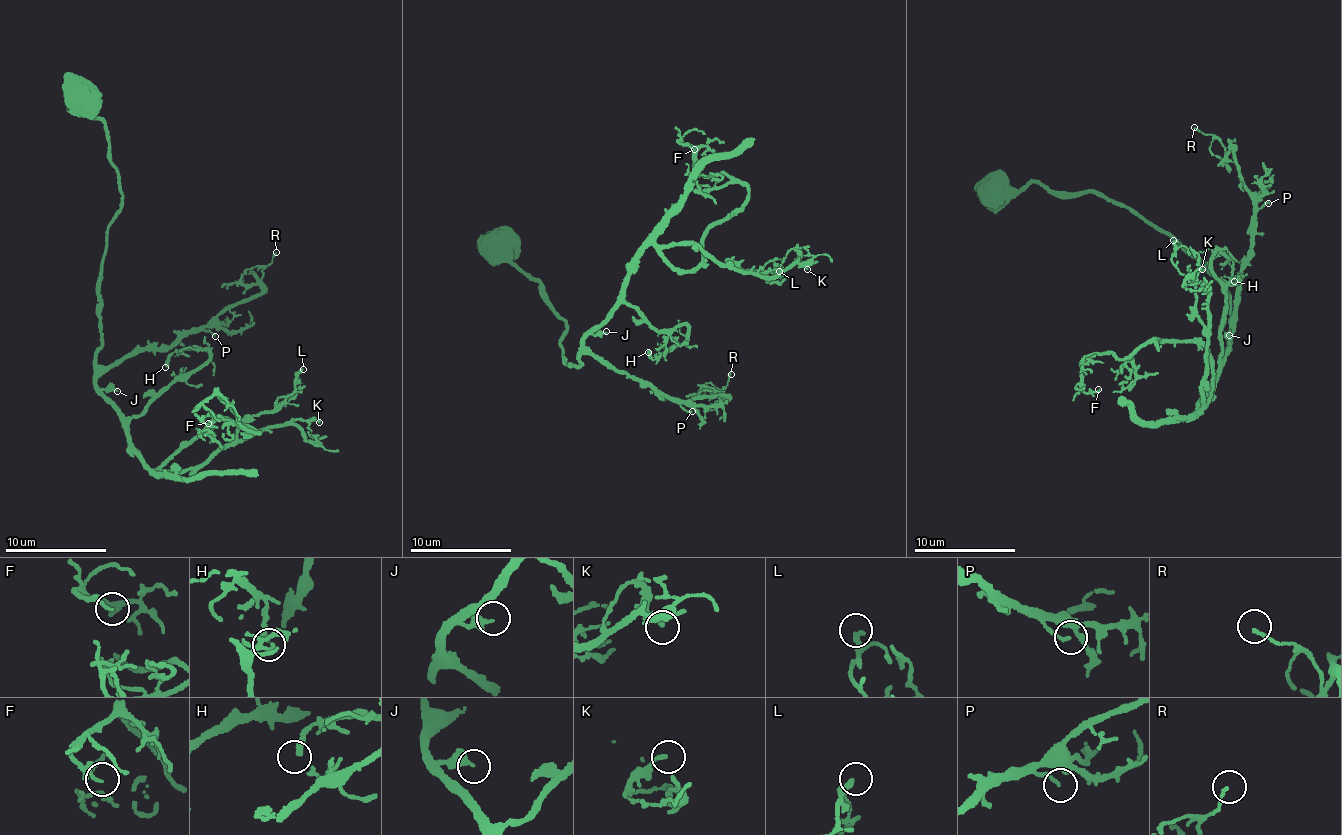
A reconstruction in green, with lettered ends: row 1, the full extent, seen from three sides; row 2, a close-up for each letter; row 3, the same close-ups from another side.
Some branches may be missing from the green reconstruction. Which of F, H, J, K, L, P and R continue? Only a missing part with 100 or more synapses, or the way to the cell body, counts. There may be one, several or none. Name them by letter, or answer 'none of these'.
none of these

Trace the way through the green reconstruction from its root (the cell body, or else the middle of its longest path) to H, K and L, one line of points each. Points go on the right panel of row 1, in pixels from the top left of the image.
H: (998, 187), (1103, 196), (1170, 233), (1228, 295), (1231, 350), (1220, 360), (1214, 250), (1234, 281)
K: (998, 187), (1103, 196), (1202, 263), (1228, 295), (1231, 350), (1201, 411), (1208, 289), (1184, 285), (1202, 269)
L: (998, 187), (1103, 196), (1202, 263), (1228, 295), (1231, 350), (1201, 411), (1209, 339), (1173, 240)

